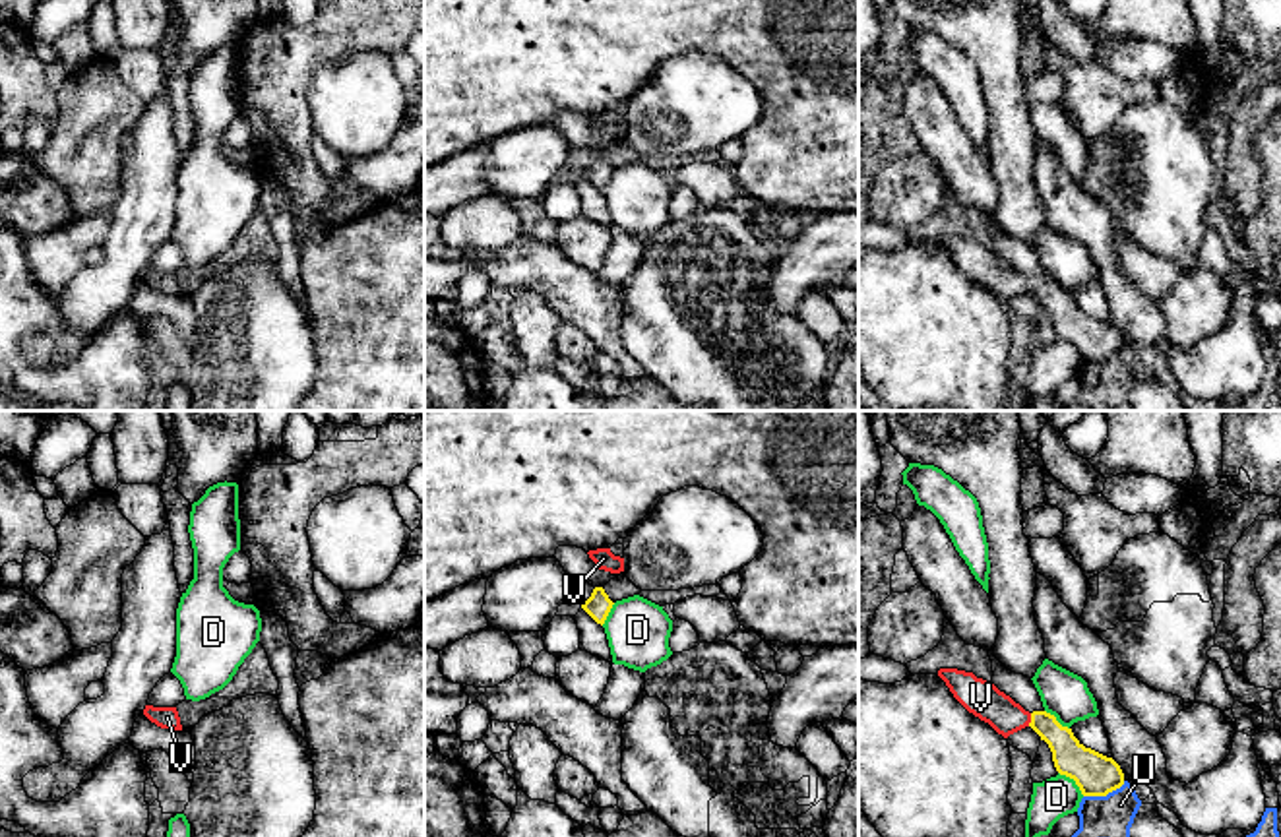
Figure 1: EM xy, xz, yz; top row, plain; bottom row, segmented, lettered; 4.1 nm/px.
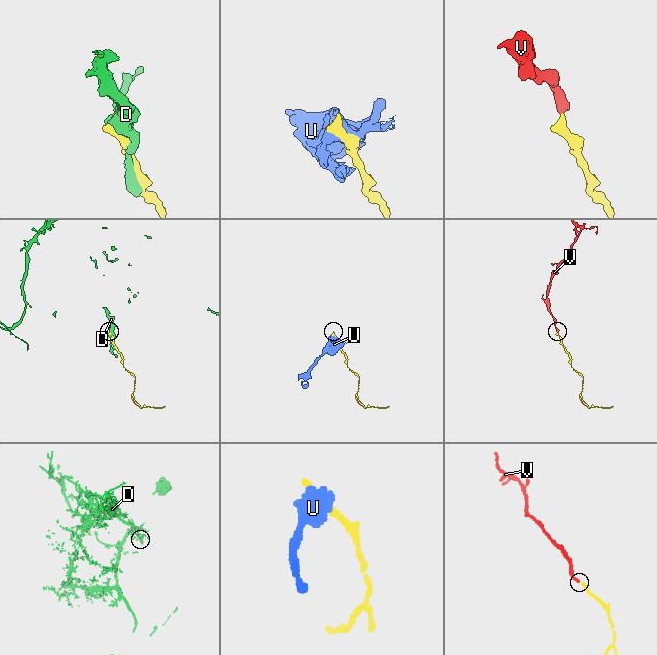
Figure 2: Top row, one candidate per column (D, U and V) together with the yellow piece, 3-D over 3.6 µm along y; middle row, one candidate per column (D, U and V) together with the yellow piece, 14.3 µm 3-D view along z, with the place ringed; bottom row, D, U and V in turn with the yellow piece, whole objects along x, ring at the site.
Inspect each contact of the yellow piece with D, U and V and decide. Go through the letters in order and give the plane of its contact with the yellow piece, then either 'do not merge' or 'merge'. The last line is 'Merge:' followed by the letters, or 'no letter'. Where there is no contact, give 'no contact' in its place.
D: contact in yz; do not merge
U: contact in yz; do not merge
V: contact in yz; merge
Merge: V

